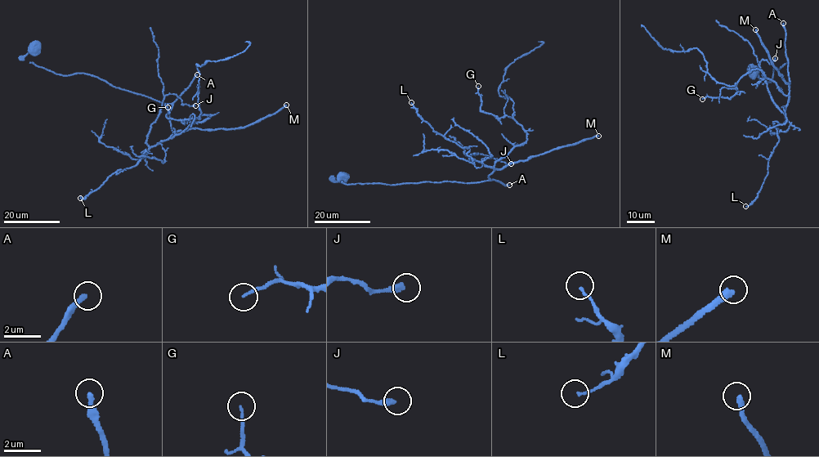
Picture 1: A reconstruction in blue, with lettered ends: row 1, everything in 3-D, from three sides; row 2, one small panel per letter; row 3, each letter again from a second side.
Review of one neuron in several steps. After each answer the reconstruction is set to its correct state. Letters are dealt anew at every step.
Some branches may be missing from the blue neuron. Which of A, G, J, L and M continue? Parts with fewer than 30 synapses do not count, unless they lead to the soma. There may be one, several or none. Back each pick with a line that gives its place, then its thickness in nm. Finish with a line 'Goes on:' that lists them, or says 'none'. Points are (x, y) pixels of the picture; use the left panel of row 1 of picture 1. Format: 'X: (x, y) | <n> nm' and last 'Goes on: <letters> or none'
A: (197, 74) | 280 nm
M: (286, 105) | 320 nm
Goes on: A, M

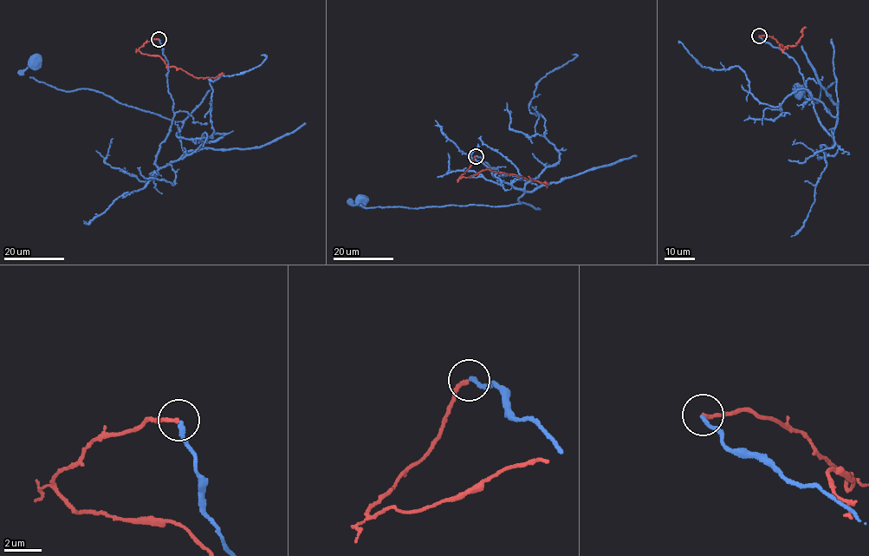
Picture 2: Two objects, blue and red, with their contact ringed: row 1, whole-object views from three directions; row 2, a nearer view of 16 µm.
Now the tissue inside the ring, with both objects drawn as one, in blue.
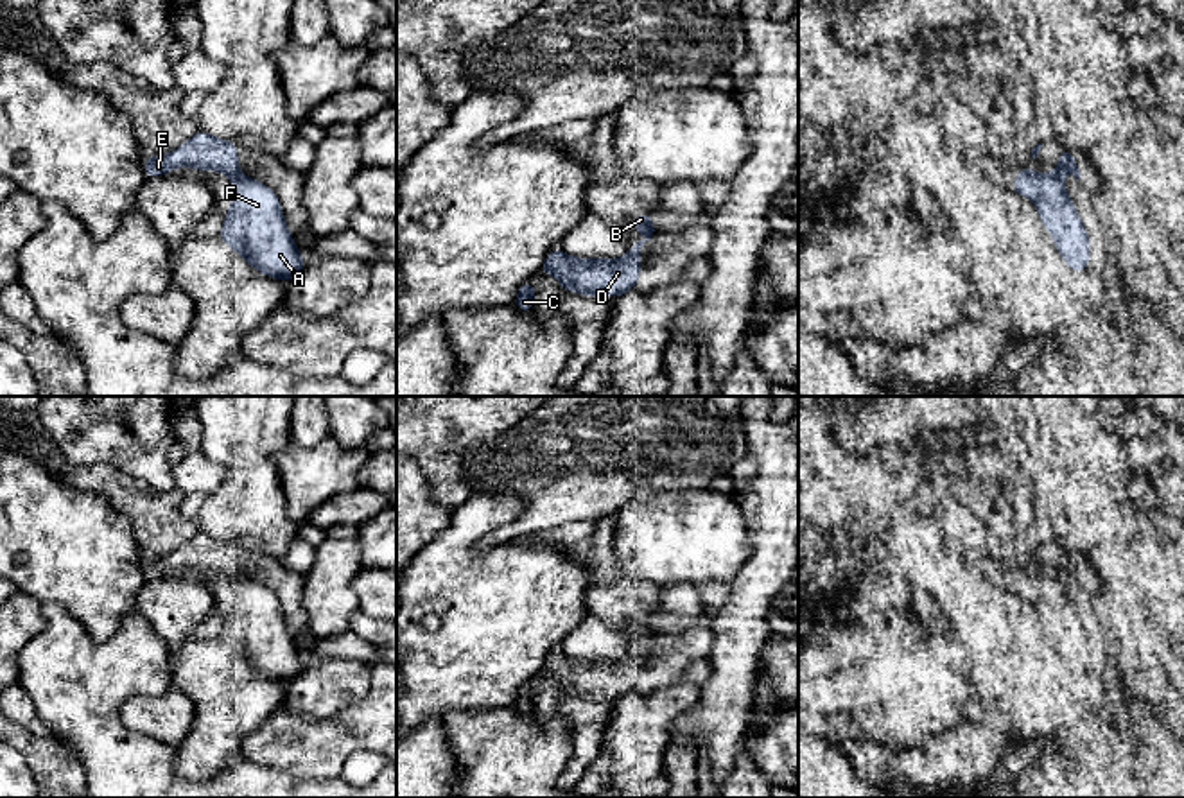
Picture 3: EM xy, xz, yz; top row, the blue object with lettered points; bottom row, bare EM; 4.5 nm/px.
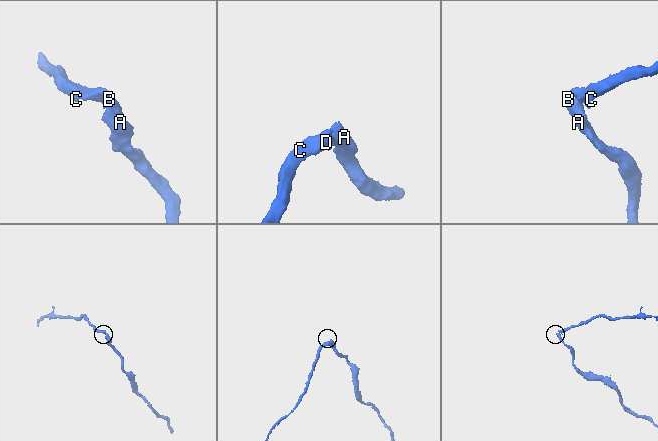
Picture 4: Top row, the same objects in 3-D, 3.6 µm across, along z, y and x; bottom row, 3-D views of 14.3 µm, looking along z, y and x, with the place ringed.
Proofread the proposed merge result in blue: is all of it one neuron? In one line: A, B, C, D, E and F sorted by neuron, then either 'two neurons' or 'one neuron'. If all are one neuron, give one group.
A B F / C D E; two neurons

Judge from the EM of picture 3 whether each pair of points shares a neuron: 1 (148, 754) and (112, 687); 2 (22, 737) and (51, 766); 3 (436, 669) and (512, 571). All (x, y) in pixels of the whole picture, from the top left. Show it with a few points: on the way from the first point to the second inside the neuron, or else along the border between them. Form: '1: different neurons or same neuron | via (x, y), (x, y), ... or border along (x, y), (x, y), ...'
1: same neuron | via (124, 754), (87, 716), (88, 709)
2: same neuron | via (29, 745), (43, 759)
3: same neuron | via (461, 644), (510, 596)

